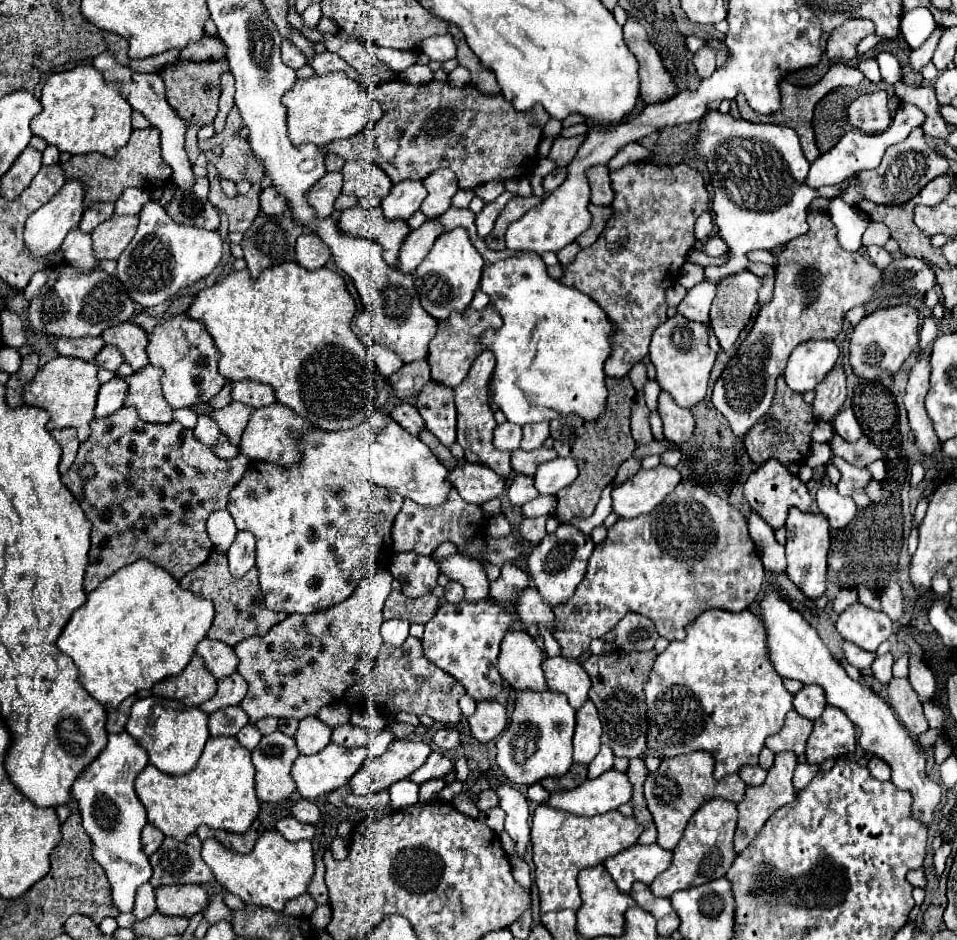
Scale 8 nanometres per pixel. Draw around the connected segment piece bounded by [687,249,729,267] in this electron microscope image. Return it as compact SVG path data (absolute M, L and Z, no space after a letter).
M693 249L691 253L687 253L687 261L697 263L701 267L707 267L707 265L723 265L723 263L727 263L727 257L729 257L729 253L725 253L721 257L709 257L701 249Z

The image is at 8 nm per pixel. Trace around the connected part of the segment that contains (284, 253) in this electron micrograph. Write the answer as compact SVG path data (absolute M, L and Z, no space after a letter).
M285 211L283 215L275 215L275 217L273 215L259 213L255 217L255 221L251 223L251 227L245 231L243 241L241 241L241 247L245 251L247 269L249 269L249 273L251 273L253 279L257 279L259 273L263 269L267 269L267 267L293 261L293 257L295 257L295 241L297 241L297 237L301 233L305 233L305 229L299 227L299 225L295 225L289 215L291 215L289 211Z

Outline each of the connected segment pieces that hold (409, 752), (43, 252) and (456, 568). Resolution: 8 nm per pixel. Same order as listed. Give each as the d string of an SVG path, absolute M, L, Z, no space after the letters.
M395 739L383 755L367 759L361 765L359 773L351 777L349 787L355 795L377 793L401 779L407 779L419 765L425 763L429 753L431 747L425 741Z
M67 181L51 201L47 201L33 215L29 215L23 231L23 241L33 259L45 259L47 255L55 253L61 247L65 235L71 229L79 227L79 221L83 215L83 209L81 209L83 197L85 197L85 185L81 185L81 181Z
M451 555L439 561L439 569L451 579L465 587L465 599L467 601L481 601L489 597L489 581L485 575L485 569L479 561L473 561L465 555Z

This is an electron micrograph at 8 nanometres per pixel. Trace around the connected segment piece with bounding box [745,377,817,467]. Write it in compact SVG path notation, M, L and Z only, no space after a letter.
M779 377L777 381L777 393L773 397L771 409L751 427L751 433L745 437L745 449L753 463L763 465L769 457L779 459L783 465L791 467L795 463L803 463L809 455L811 447L811 431L815 427L815 417L811 411L811 405L807 405L801 397L801 393L795 393L787 387L785 379Z

